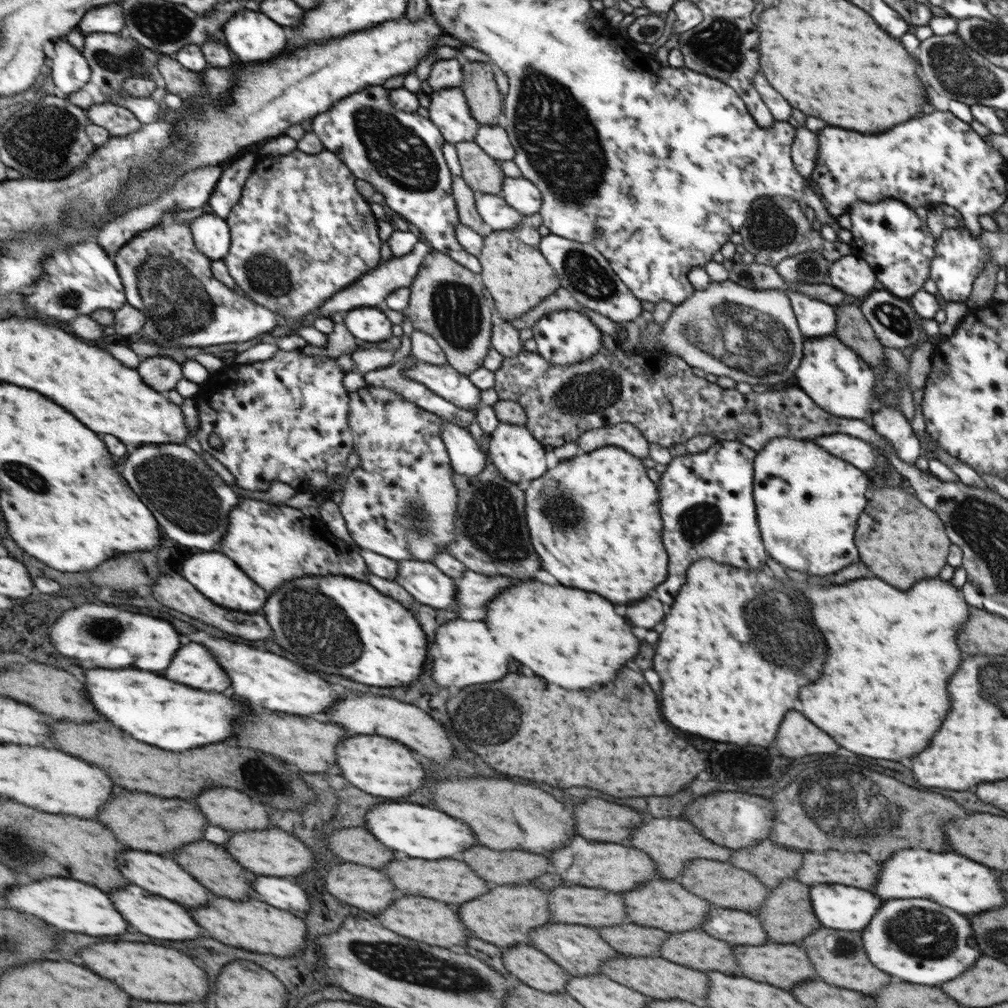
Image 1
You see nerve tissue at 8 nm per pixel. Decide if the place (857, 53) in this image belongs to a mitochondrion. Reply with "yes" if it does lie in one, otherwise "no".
no

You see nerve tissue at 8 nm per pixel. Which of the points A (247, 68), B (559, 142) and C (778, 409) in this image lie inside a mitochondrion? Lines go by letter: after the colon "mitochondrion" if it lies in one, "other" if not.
A: other
B: mitochondrion
C: other

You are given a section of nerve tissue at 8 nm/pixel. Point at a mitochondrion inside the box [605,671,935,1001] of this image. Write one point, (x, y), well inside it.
(830, 797)

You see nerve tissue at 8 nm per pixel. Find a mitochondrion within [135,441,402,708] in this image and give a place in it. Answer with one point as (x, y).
(310, 621)

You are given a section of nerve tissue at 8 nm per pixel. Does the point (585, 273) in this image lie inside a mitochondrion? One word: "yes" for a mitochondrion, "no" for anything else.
yes

